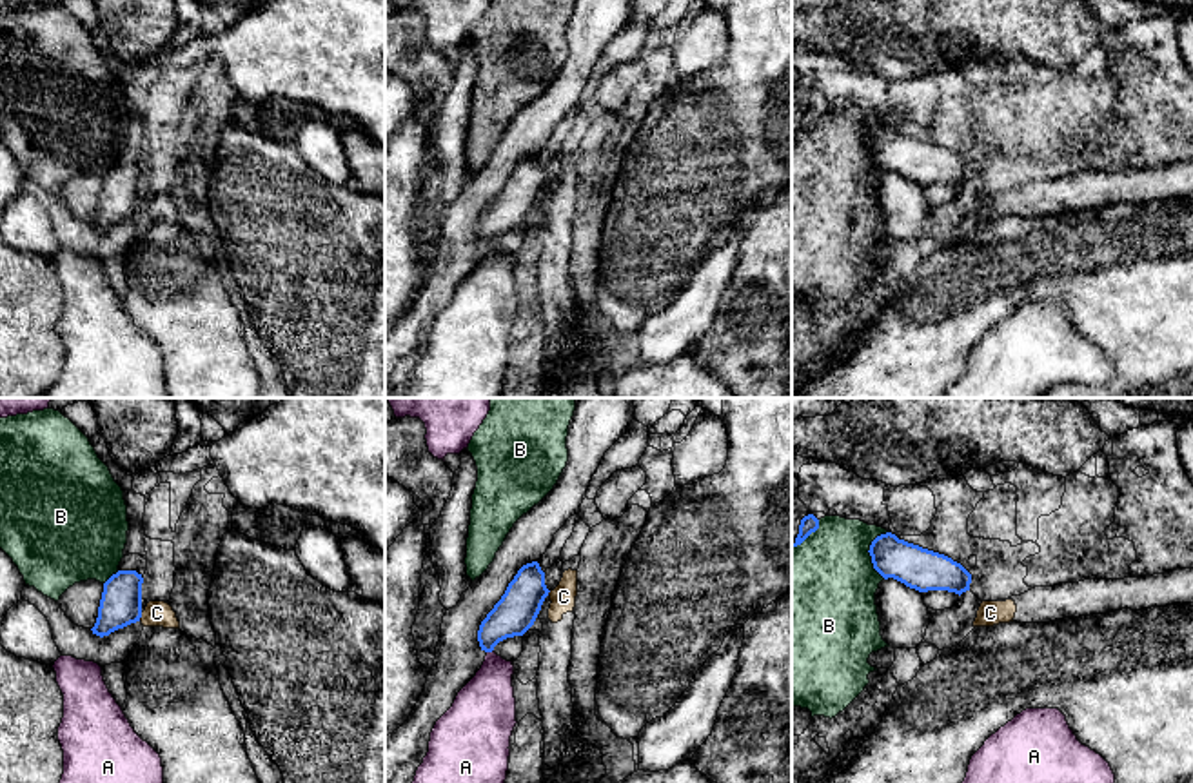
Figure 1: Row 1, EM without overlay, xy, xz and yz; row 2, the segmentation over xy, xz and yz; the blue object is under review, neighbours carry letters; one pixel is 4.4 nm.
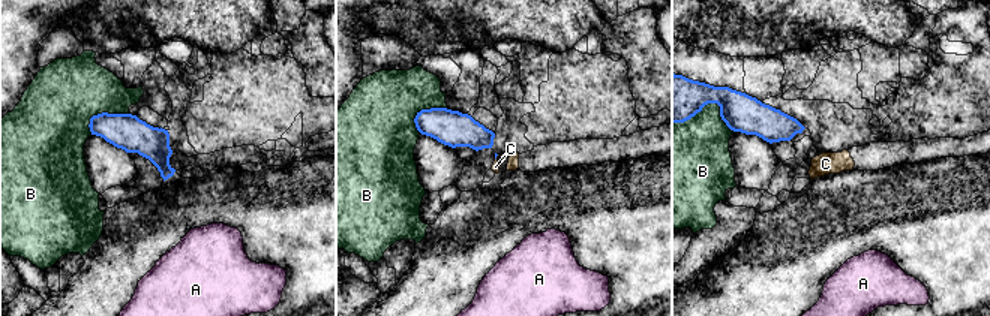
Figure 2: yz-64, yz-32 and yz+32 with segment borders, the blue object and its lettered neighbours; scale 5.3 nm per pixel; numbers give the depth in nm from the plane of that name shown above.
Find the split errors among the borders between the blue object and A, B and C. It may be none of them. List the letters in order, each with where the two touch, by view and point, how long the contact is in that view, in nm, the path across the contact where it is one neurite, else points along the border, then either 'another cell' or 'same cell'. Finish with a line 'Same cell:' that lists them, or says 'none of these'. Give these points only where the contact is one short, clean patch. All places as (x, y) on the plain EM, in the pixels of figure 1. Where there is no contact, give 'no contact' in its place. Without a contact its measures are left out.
A: meets blue in xz at (489, 244); contact 40 nm long; another cell
B: meets blue in yz at (868, 144); contact 220 nm long; another cell
C: meets blue in xy at (140, 209); contact 40 nm long; border along xy (142, 206), (138, 213); another cell
Same cell: none of these

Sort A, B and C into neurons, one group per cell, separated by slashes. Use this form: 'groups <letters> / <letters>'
groups A / B / C

